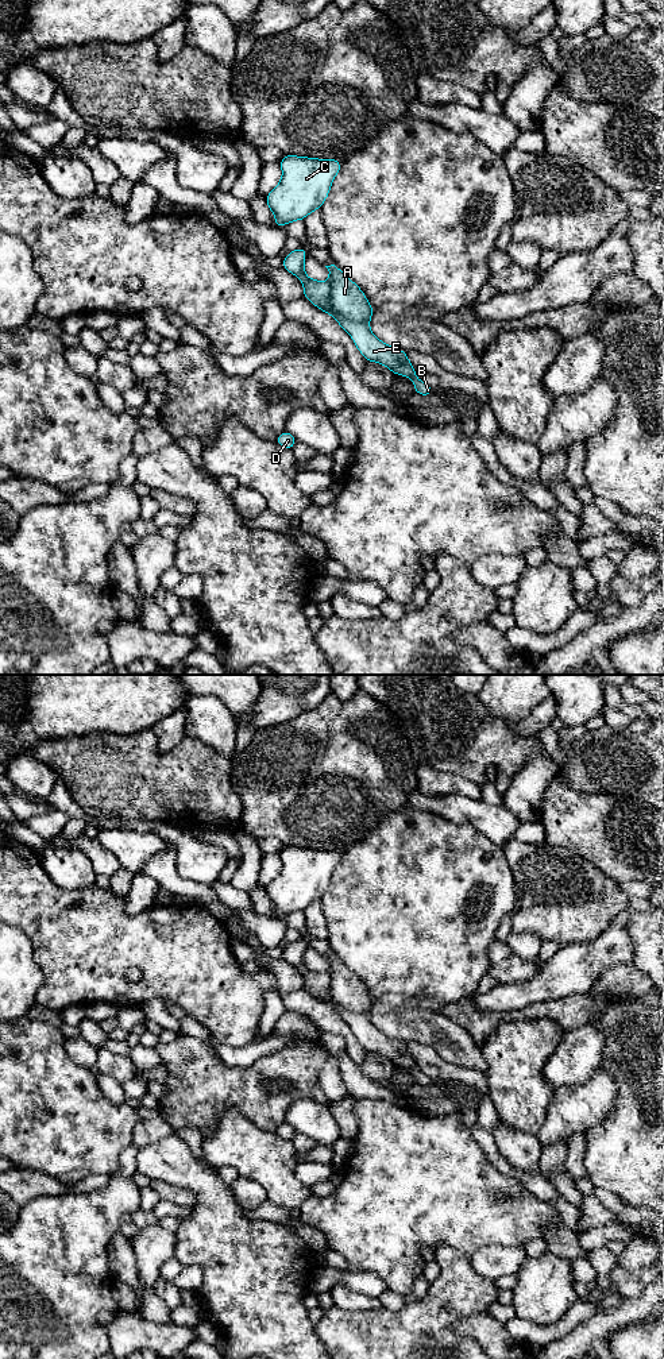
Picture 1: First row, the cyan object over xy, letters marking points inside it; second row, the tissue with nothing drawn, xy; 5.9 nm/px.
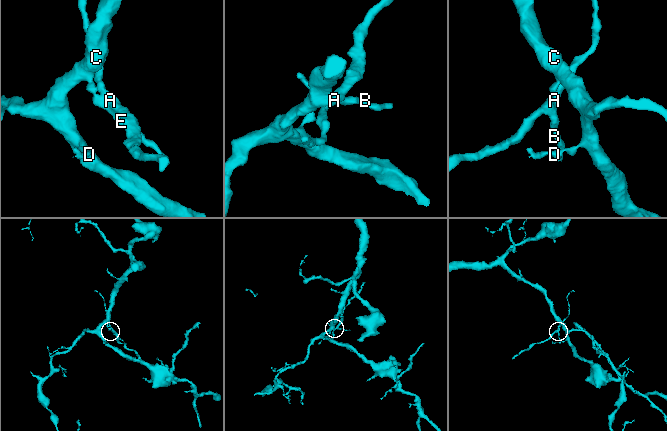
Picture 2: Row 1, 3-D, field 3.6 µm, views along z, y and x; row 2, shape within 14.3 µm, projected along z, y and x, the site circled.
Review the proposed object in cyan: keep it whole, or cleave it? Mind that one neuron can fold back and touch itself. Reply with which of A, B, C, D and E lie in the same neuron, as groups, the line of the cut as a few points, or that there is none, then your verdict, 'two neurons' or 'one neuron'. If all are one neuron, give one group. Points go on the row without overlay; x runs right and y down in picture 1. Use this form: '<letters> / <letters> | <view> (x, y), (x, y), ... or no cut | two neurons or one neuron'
A / B C D E | xy (328, 973), (329, 995), (346, 1008), (367, 1015) | two neurons

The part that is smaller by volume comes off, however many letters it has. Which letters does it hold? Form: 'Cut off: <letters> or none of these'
Cut off: A

